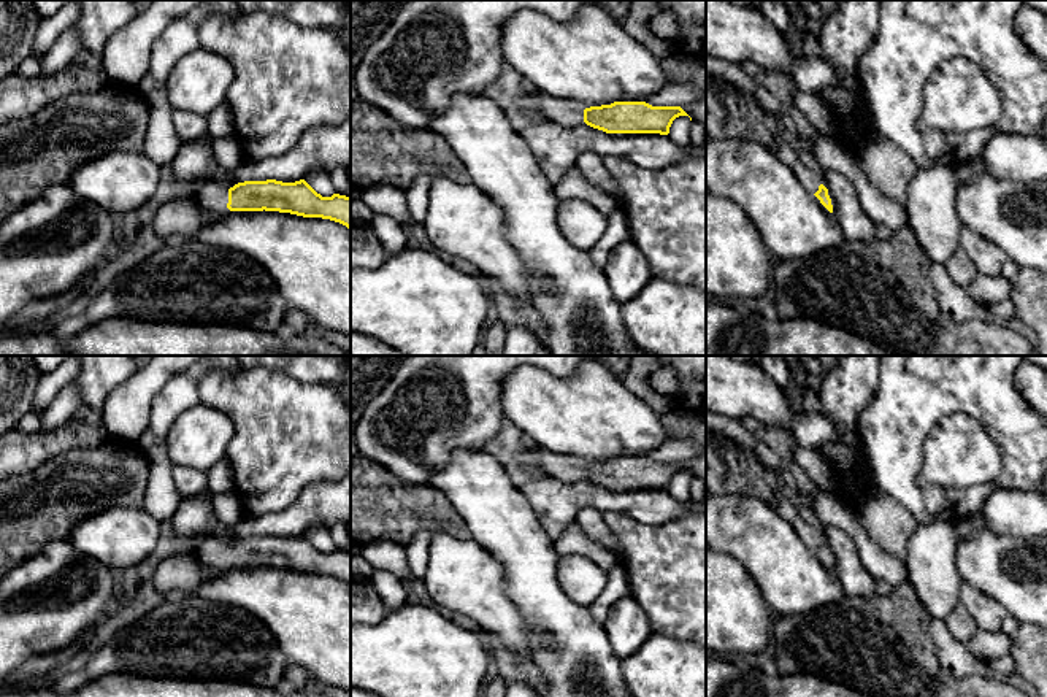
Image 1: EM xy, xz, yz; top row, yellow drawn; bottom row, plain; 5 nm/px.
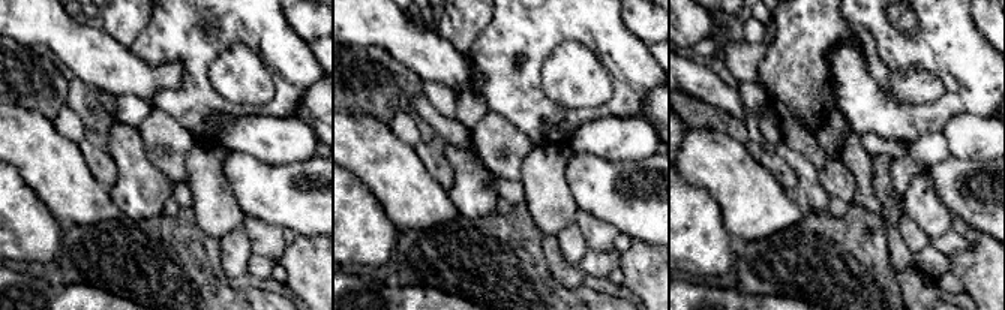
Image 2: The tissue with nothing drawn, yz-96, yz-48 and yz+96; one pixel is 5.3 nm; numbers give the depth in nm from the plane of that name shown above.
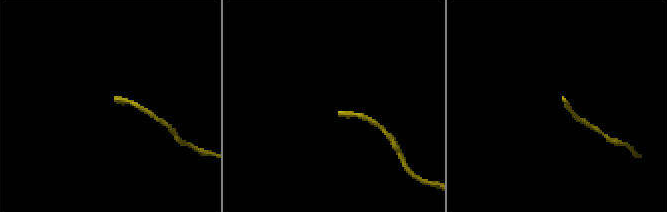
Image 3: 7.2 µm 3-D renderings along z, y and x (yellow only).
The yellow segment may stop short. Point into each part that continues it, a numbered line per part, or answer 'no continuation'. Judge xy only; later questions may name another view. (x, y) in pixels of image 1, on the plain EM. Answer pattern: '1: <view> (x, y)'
1: xy (211, 550)

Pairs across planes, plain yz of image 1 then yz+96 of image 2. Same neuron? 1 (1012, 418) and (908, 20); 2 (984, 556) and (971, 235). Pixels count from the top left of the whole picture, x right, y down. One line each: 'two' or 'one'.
1: two
2: two

